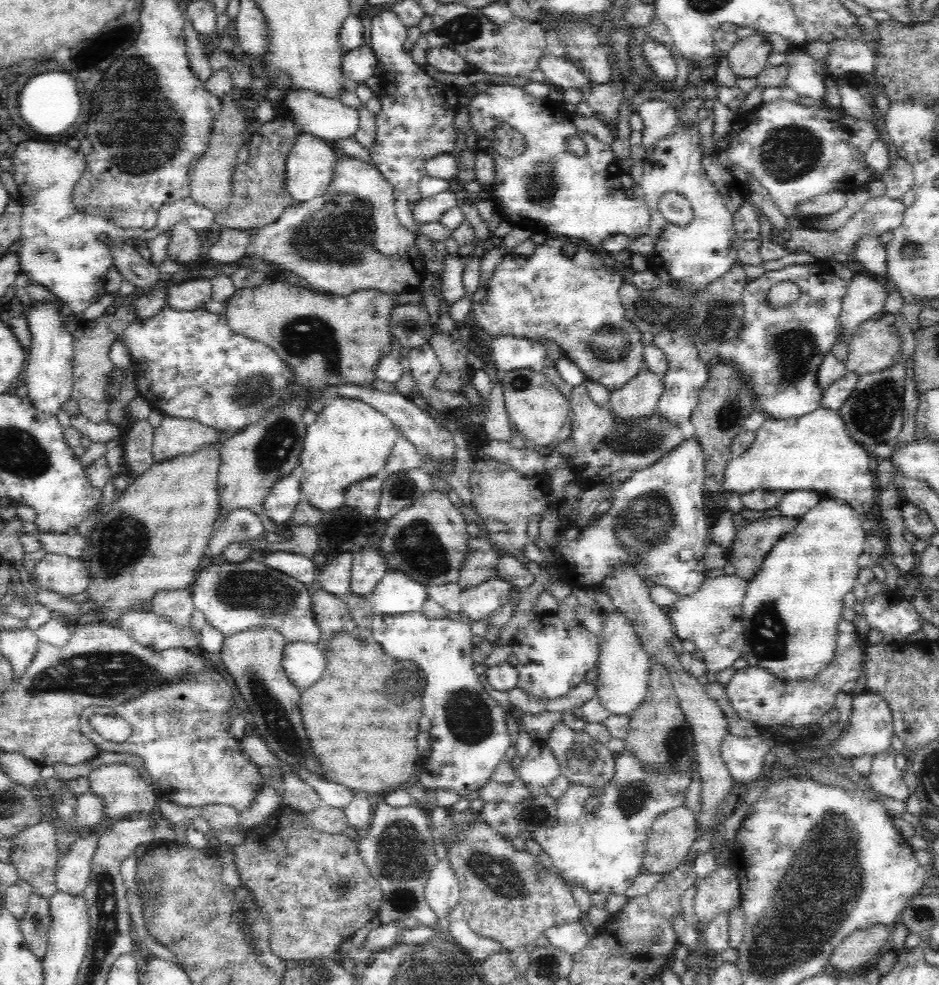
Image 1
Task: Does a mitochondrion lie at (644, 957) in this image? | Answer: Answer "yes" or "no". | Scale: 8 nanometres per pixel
no

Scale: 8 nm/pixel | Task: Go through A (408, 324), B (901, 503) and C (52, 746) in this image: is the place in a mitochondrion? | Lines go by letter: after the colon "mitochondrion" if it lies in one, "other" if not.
A: mitochondrion
B: other
C: other

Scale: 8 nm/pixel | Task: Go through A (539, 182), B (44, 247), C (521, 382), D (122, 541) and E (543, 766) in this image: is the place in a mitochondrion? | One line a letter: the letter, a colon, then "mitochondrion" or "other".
A: mitochondrion
B: mitochondrion
C: mitochondrion
D: mitochondrion
E: other

